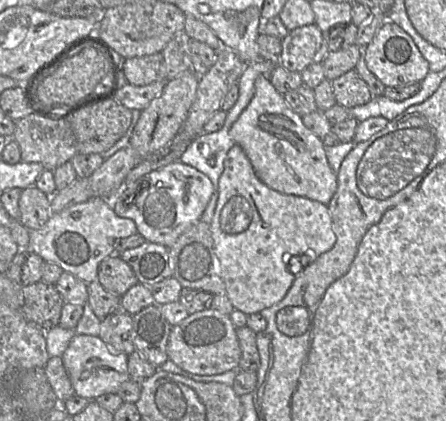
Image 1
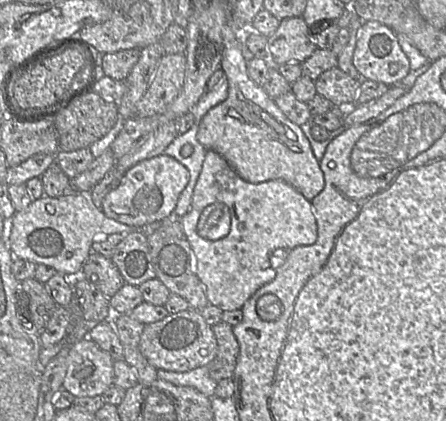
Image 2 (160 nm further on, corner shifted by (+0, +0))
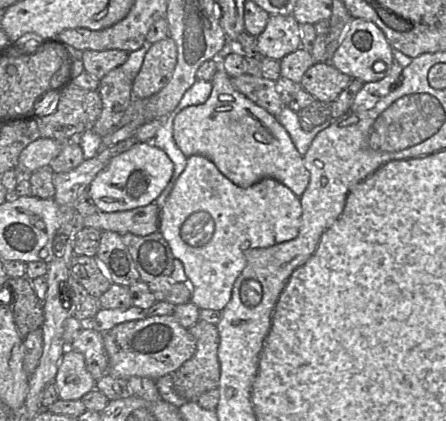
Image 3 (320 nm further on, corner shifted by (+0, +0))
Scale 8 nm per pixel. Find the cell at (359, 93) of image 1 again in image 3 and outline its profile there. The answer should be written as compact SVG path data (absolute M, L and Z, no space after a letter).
M315 63L303 75L301 87L316 100L331 103L348 86L351 77L329 63Z

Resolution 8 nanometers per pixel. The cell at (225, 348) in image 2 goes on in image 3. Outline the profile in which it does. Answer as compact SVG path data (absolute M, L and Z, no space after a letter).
M198 321L188 331L196 341L194 355L172 373L174 391L188 402L217 389L220 380L218 346L220 337L215 325Z

